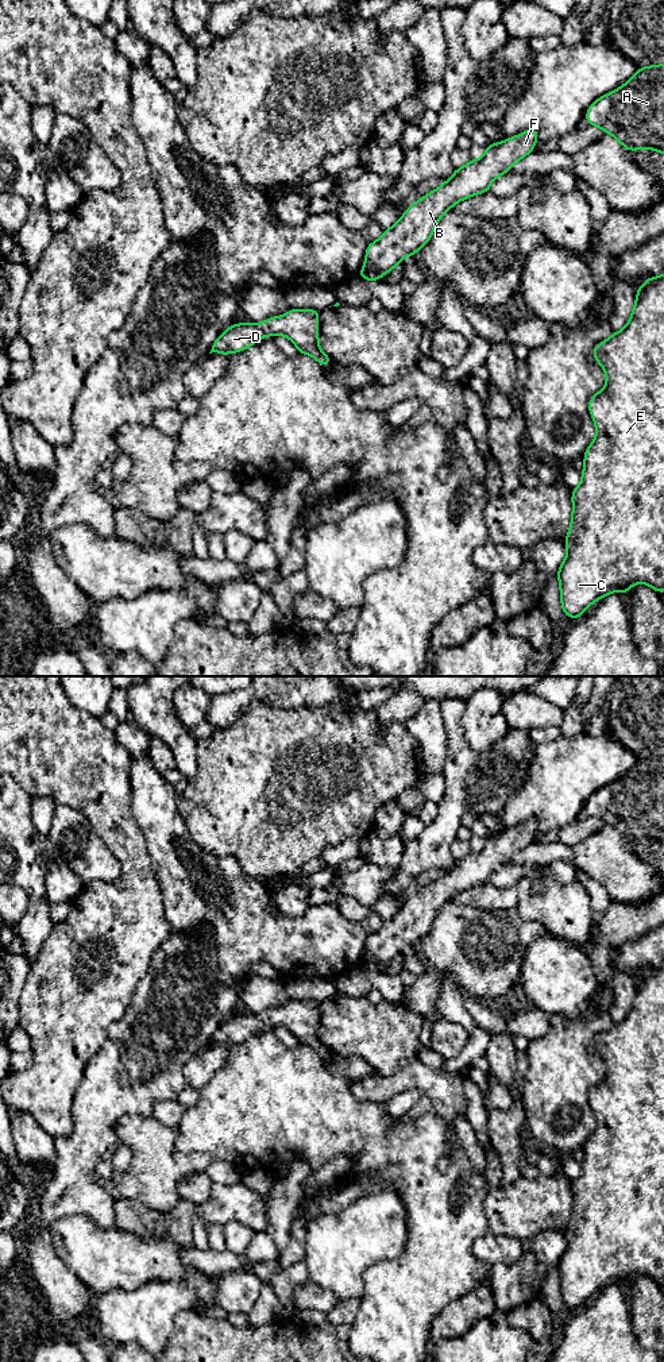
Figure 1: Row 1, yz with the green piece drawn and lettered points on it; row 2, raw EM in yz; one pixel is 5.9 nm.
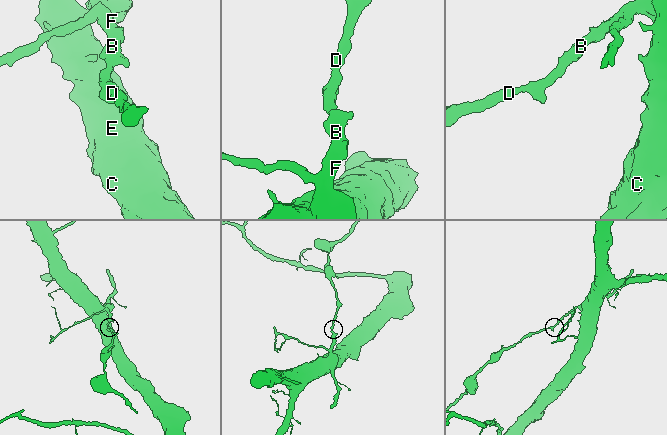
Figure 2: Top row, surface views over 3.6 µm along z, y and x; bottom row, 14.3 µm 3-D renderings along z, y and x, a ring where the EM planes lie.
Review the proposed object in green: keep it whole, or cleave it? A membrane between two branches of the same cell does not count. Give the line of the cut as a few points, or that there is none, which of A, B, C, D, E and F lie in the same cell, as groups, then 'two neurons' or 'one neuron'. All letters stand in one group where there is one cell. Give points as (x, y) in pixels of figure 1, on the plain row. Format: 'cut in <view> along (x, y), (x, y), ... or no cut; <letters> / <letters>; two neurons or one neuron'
no cut; A B C D E F; one neuron

